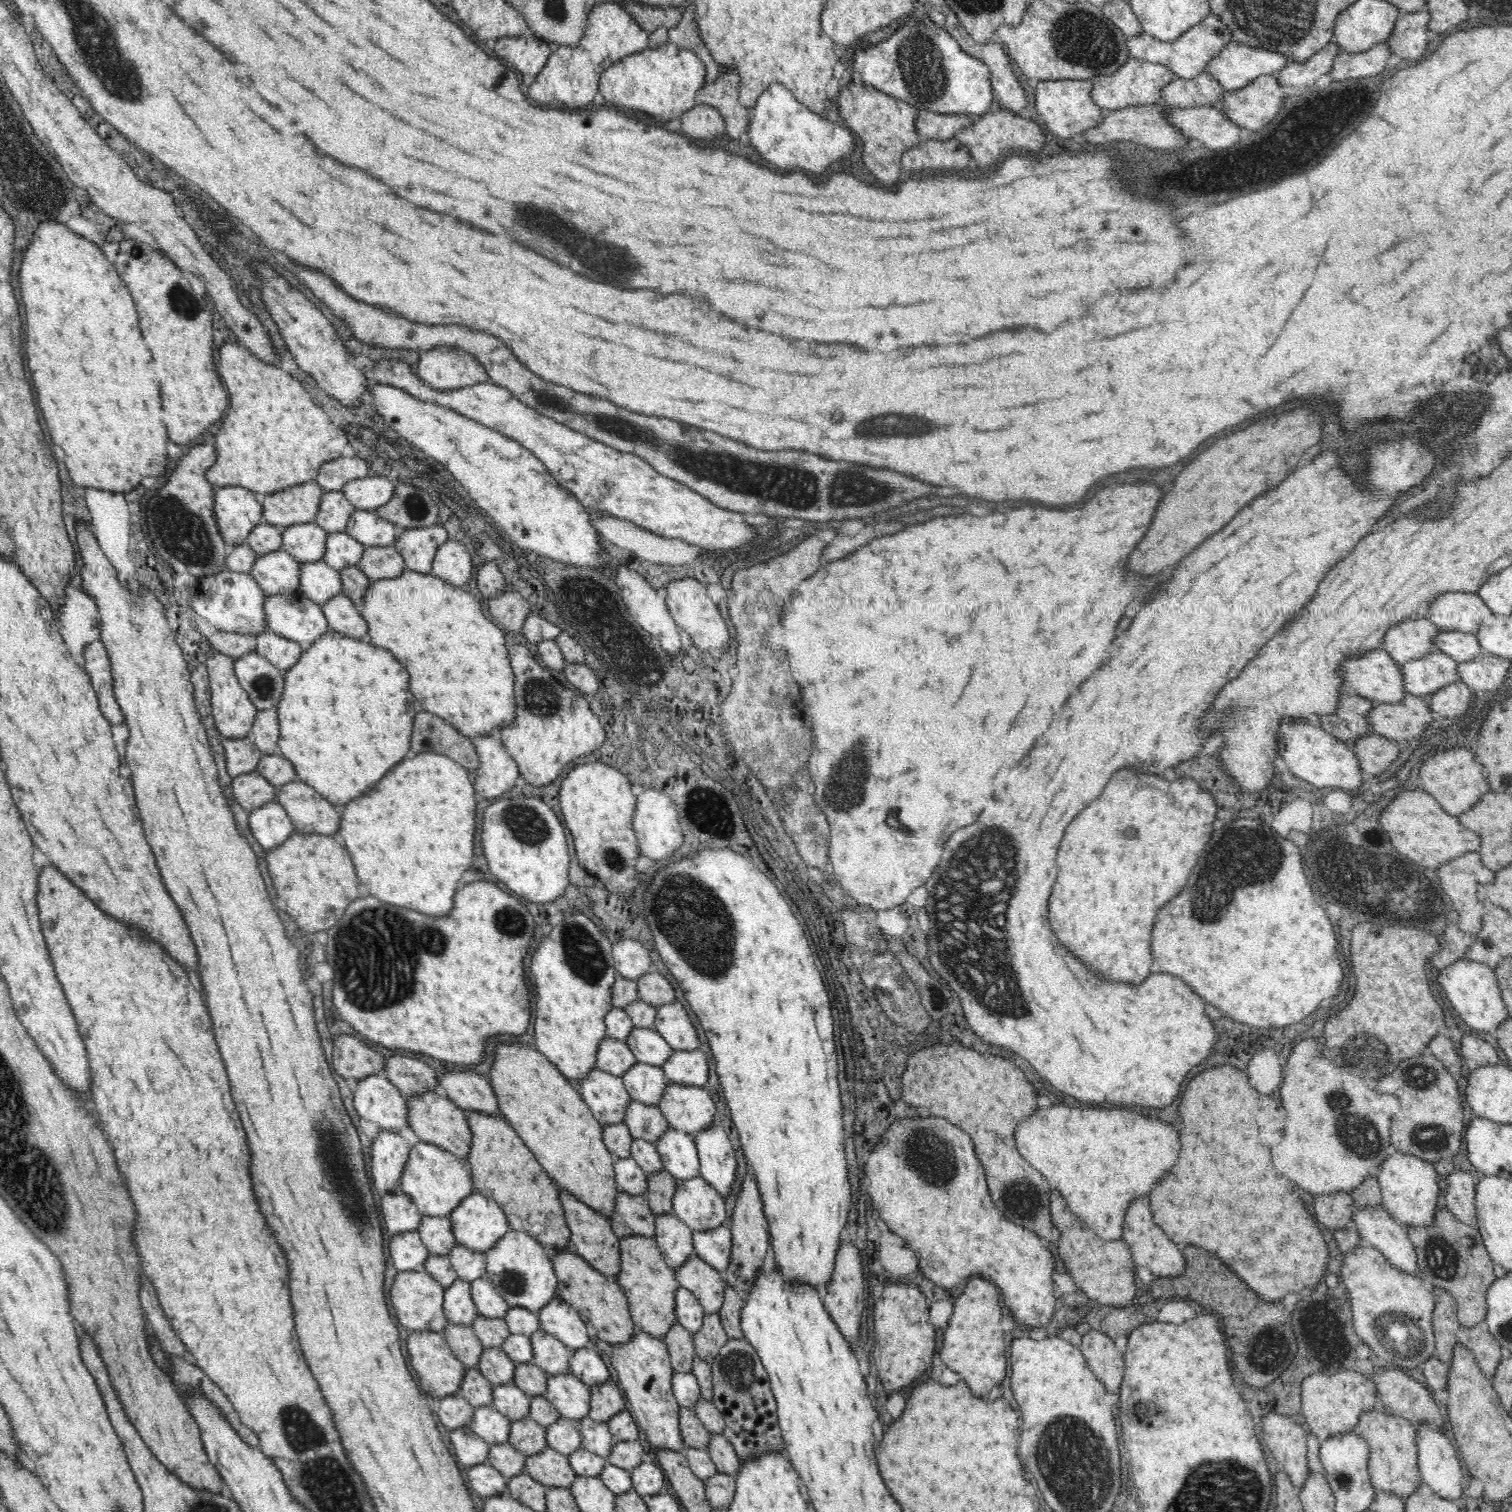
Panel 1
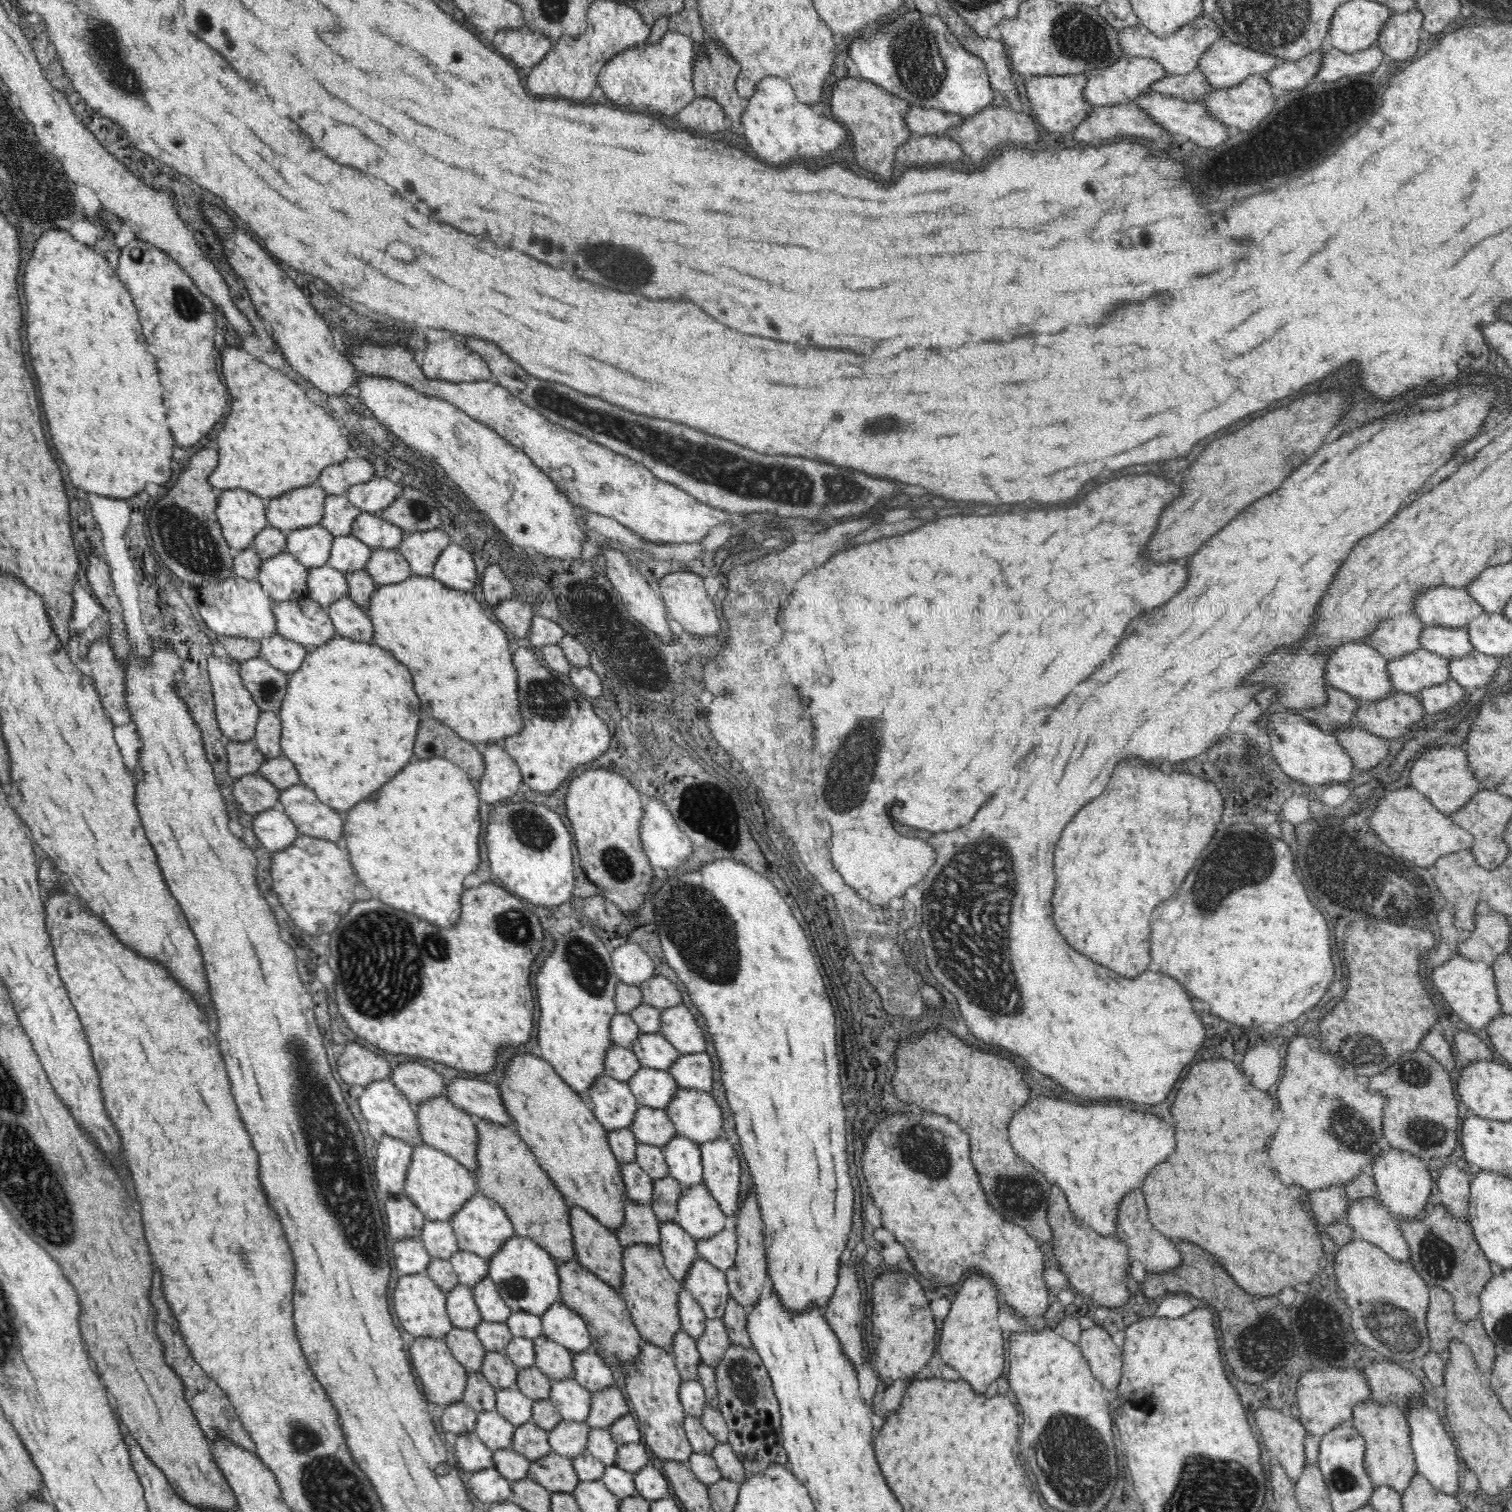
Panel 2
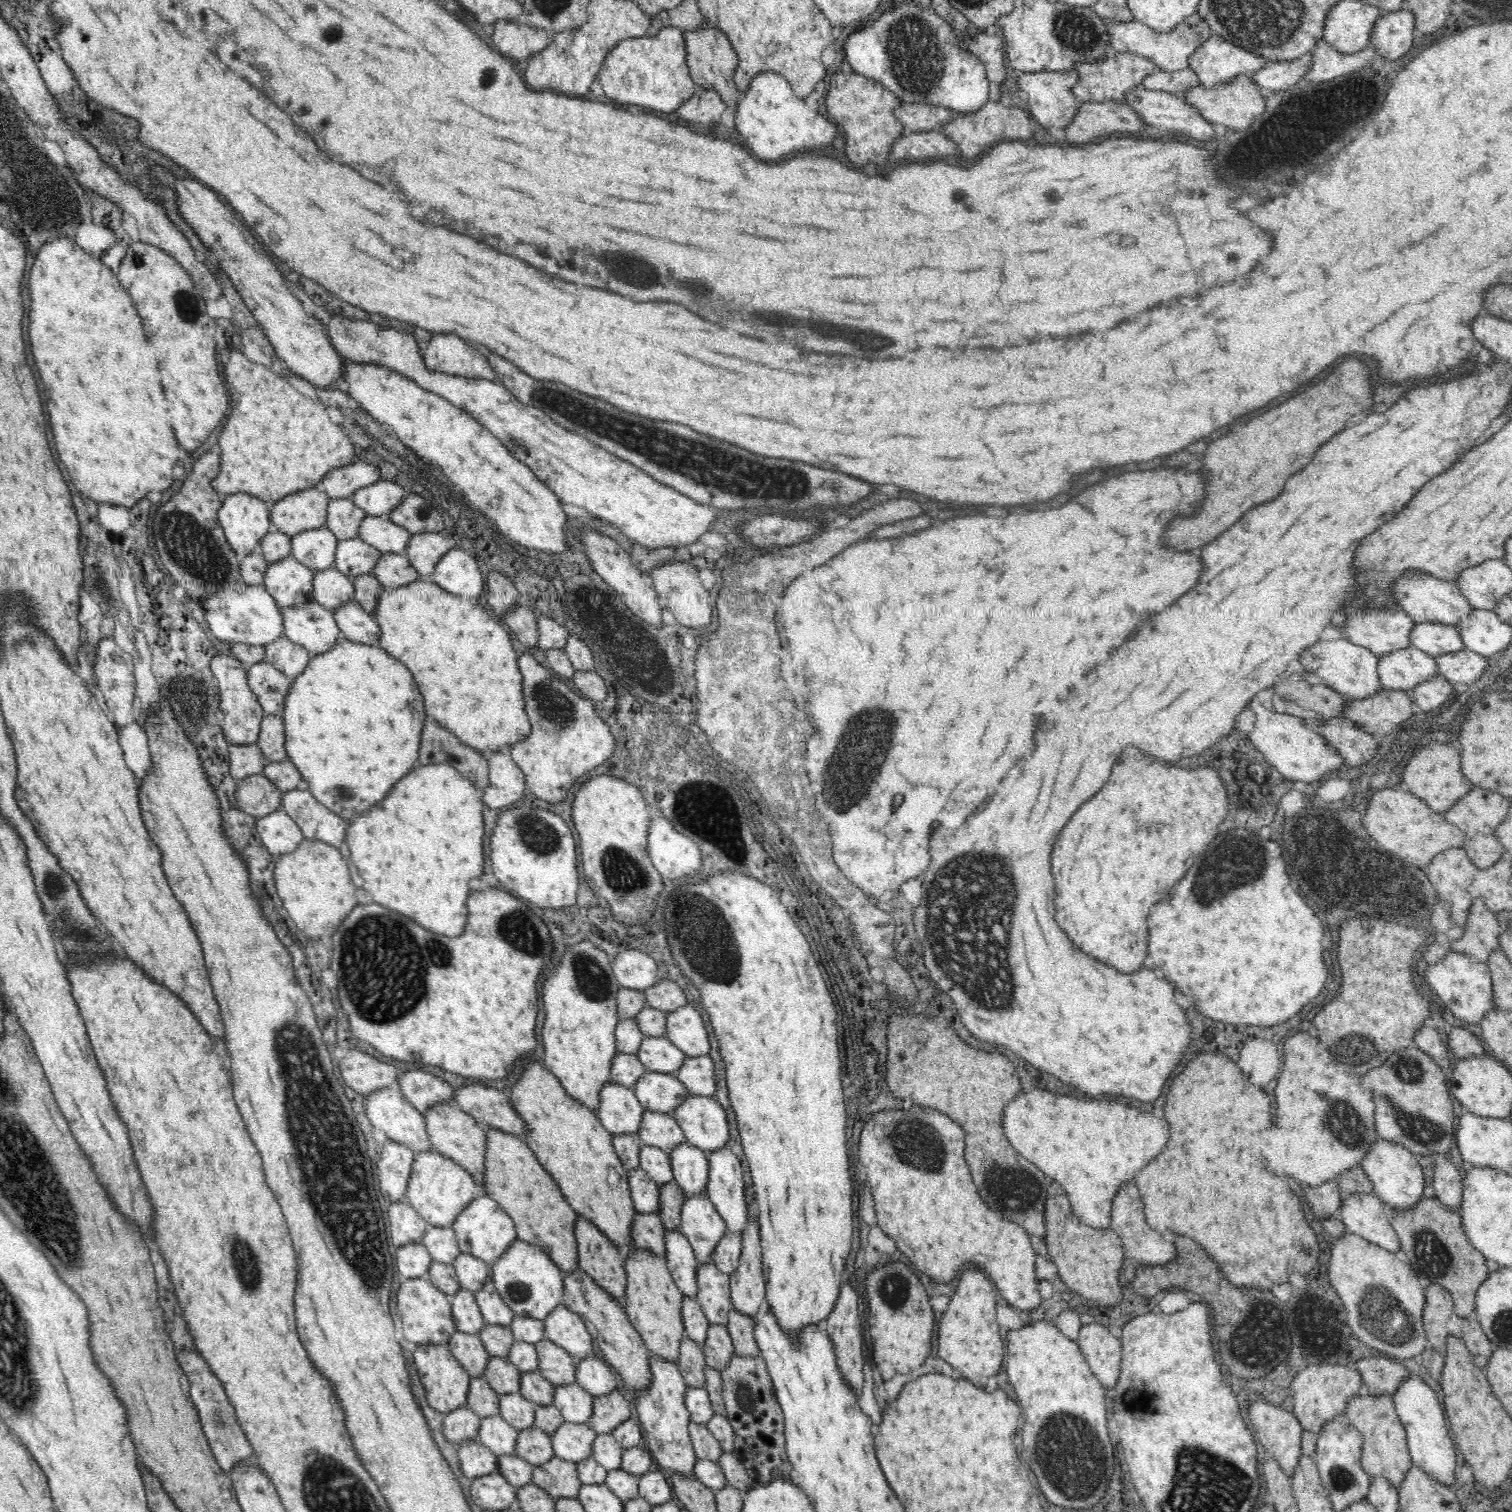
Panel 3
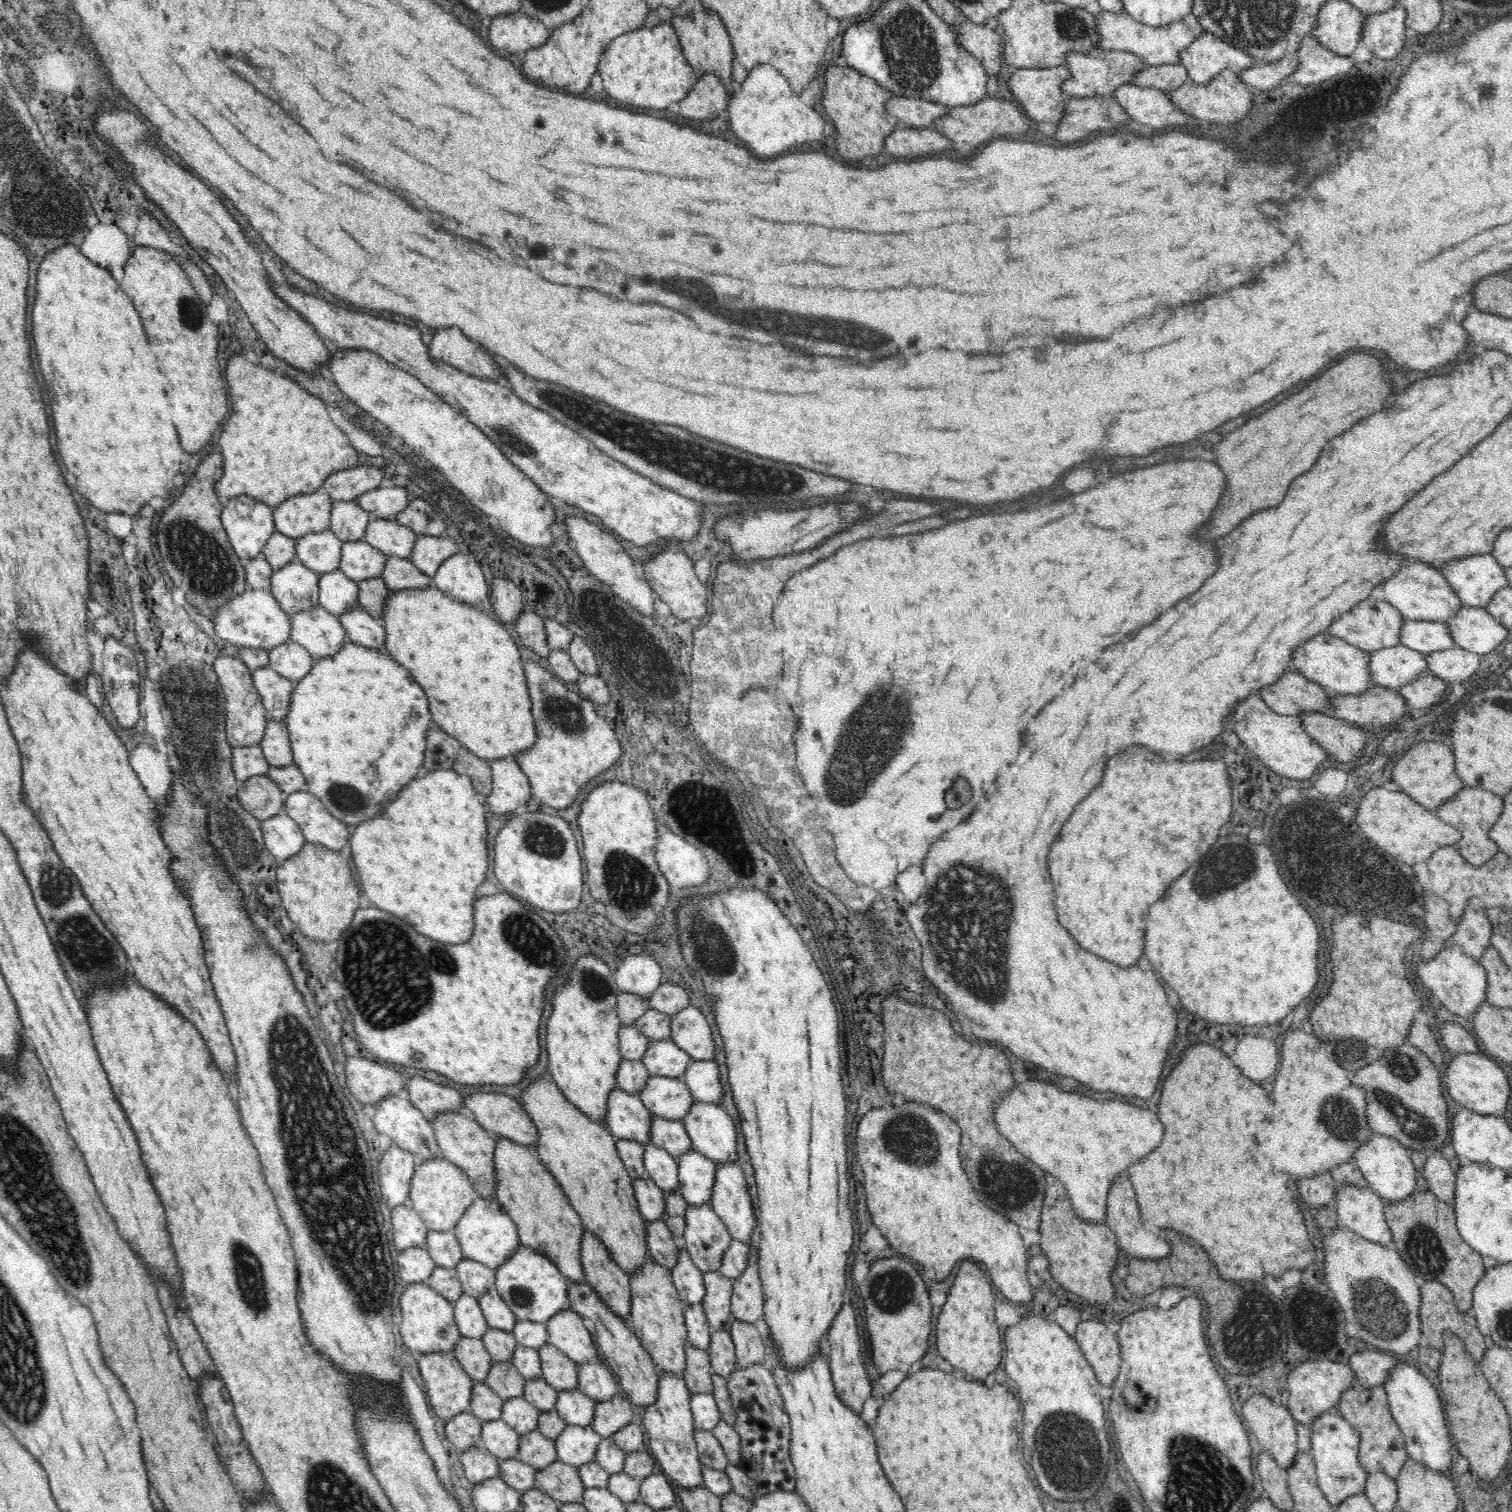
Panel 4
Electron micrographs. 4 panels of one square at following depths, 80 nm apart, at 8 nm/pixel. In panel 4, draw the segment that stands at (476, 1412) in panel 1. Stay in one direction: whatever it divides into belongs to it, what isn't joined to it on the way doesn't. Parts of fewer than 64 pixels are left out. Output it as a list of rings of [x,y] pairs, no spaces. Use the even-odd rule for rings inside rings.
[[[501,1418],[482,1422],[480,1438],[482,1445],[499,1459],[508,1460],[517,1456],[519,1434]]]

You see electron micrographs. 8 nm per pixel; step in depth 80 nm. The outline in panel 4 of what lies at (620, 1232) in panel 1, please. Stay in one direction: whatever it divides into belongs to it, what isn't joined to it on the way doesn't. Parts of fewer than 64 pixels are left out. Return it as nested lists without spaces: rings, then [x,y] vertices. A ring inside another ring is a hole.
[[[645,1220],[644,1231],[646,1231],[646,1246],[649,1257],[656,1263],[672,1268],[677,1262],[676,1239],[666,1227],[666,1223],[660,1220]]]

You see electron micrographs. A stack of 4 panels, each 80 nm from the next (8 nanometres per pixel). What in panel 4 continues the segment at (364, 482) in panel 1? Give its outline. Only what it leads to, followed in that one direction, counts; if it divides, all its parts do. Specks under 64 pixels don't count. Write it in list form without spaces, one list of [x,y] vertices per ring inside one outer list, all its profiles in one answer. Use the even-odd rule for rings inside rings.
[[[396,486],[372,488],[360,494],[355,500],[366,512],[369,512],[371,519],[392,519],[395,514],[402,512],[409,502],[407,490]]]

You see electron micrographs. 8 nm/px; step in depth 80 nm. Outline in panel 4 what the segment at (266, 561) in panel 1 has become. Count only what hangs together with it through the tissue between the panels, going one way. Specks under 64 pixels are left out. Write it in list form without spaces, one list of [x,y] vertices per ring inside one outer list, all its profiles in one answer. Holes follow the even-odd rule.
[[[296,558],[272,570],[269,590],[288,614],[296,614],[319,604],[318,573]]]

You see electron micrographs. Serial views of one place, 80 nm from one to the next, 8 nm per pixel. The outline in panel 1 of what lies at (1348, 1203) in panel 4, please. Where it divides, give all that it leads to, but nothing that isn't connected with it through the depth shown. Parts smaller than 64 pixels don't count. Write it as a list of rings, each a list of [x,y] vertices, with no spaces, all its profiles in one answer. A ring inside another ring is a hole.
[[[1384,1206],[1366,1207],[1356,1210],[1353,1219],[1365,1245],[1382,1253],[1388,1263],[1392,1264],[1395,1269],[1408,1272],[1409,1275],[1416,1277],[1421,1276],[1419,1274],[1417,1253],[1407,1233],[1408,1227],[1401,1225],[1396,1219],[1392,1218],[1392,1215],[1389,1214]]]

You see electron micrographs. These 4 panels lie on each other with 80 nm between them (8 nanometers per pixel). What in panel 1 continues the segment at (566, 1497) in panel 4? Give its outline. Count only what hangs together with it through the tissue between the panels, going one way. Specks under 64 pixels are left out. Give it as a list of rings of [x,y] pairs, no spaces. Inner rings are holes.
[[[548,1446],[532,1456],[525,1456],[524,1466],[524,1472],[545,1487],[569,1488],[577,1475],[568,1462],[568,1456]]]

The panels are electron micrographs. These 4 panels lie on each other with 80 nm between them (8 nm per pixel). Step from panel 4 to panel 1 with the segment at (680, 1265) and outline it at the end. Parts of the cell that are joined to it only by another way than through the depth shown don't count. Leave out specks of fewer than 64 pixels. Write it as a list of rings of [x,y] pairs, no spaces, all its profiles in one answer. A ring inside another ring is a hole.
[[[673,1212],[656,1213],[654,1222],[654,1238],[661,1256],[671,1269],[678,1268],[694,1253],[692,1229]]]

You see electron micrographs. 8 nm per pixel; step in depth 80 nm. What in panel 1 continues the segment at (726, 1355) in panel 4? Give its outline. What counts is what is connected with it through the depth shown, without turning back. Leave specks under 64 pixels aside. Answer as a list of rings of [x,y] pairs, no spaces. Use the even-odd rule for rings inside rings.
[[[705,1312],[702,1326],[692,1334],[695,1354],[704,1362],[710,1362],[718,1350],[728,1342],[729,1336],[722,1326],[718,1313]]]

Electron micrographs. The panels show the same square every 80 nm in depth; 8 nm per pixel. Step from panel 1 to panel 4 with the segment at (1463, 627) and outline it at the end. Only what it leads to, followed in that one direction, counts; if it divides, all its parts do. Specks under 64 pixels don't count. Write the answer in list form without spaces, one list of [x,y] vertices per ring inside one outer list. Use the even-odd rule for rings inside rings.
[[[1420,561],[1400,567],[1384,584],[1383,592],[1385,601],[1395,606],[1403,618],[1411,621],[1446,623],[1464,606],[1442,572]]]

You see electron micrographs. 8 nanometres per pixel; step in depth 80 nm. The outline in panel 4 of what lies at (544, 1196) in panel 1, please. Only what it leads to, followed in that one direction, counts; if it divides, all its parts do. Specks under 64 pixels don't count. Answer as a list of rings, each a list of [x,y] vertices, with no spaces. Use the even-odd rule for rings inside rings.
[[[494,1136],[494,1138],[496,1147],[492,1157],[492,1167],[494,1167],[497,1183],[494,1200],[501,1204],[501,1207],[516,1223],[519,1242],[547,1257],[567,1279],[582,1280],[584,1271],[581,1266],[580,1236],[582,1236],[584,1226],[580,1215],[569,1203],[555,1177],[540,1162],[534,1147],[526,1147],[526,1145],[516,1143],[508,1138],[504,1139],[504,1137]]]

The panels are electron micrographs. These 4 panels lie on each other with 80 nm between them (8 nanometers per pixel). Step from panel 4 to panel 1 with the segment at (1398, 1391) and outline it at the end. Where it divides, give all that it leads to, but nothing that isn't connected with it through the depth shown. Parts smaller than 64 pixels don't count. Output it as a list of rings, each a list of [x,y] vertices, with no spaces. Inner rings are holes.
[[[1421,1424],[1417,1429],[1417,1467],[1423,1482],[1446,1500],[1462,1496],[1462,1466],[1457,1449],[1434,1425]]]

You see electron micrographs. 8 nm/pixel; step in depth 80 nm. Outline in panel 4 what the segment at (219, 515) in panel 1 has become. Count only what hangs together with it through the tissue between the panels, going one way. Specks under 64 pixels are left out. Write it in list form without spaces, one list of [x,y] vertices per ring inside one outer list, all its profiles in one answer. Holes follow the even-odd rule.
[[[246,495],[230,498],[223,506],[220,520],[243,565],[261,553],[276,530],[273,507]]]

